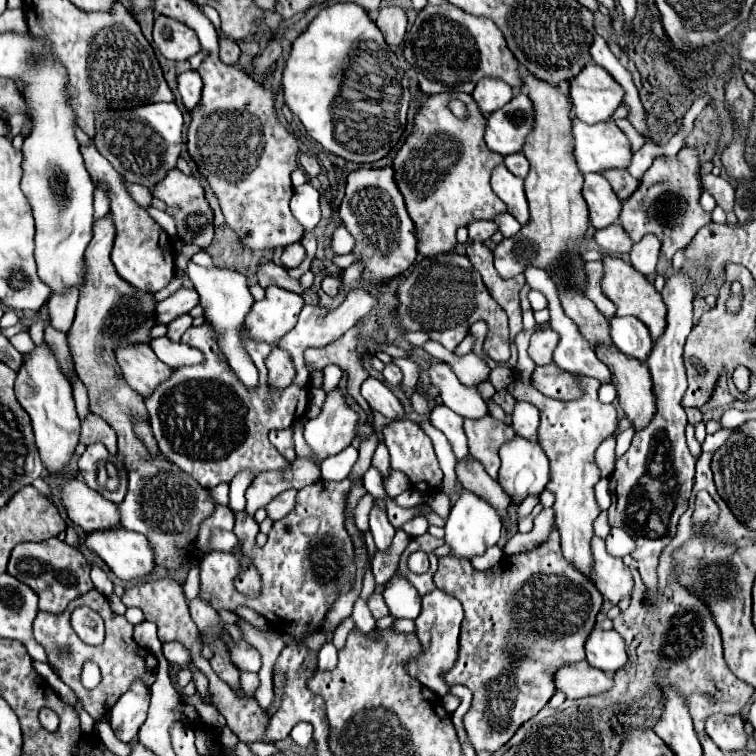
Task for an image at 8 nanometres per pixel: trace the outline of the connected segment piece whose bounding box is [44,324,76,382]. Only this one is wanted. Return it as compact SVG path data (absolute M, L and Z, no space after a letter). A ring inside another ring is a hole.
M49 324L45 328L44 339L55 351L62 374L68 378L68 382L74 382L76 372L74 372L74 364L68 346L67 334L56 330Z

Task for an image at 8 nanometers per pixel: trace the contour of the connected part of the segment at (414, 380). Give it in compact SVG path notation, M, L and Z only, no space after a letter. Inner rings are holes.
M396 360L396 364L402 368L404 372L404 380L402 380L402 388L416 388L418 384L418 378L420 378L420 372L422 372L422 366L412 362L412 360Z

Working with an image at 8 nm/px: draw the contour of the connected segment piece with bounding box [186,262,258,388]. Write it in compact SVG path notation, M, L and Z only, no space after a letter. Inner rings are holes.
M194 262L188 264L186 274L192 280L196 292L200 294L200 304L206 310L206 320L218 332L218 342L220 342L222 352L228 358L230 368L236 372L236 376L242 380L244 386L256 388L256 384L258 384L258 370L252 364L252 360L248 358L248 354L244 352L244 348L240 346L240 328L244 326L244 316L248 314L250 306L254 304L254 298L252 298L252 294L248 290L246 278L240 272L236 272L236 270L226 270L226 268L218 268L218 266L204 268L204 266L198 266Z

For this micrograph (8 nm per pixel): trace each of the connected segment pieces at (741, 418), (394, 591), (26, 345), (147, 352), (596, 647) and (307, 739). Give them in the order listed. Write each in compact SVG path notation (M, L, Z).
M726 410L726 412L720 416L722 428L738 428L738 426L742 426L746 420L748 420L748 412L742 412L742 410Z
M394 574L388 582L386 582L386 590L384 590L384 600L390 608L390 614L394 618L418 618L420 614L420 594L416 592L416 588L404 580L402 576Z
M20 332L20 334L16 334L14 338L10 338L10 342L16 346L16 350L20 350L22 354L24 352L30 352L32 348L34 348L34 342L30 340L30 336L28 336L28 332Z
M120 344L116 348L116 358L126 382L142 396L150 396L174 372L170 366L158 360L158 356L148 344Z
M592 630L586 640L586 660L590 666L614 674L628 662L624 640L616 630Z
M298 722L292 732L290 732L292 740L300 746L308 746L310 742L313 741L313 726L311 724L306 724L306 722Z

